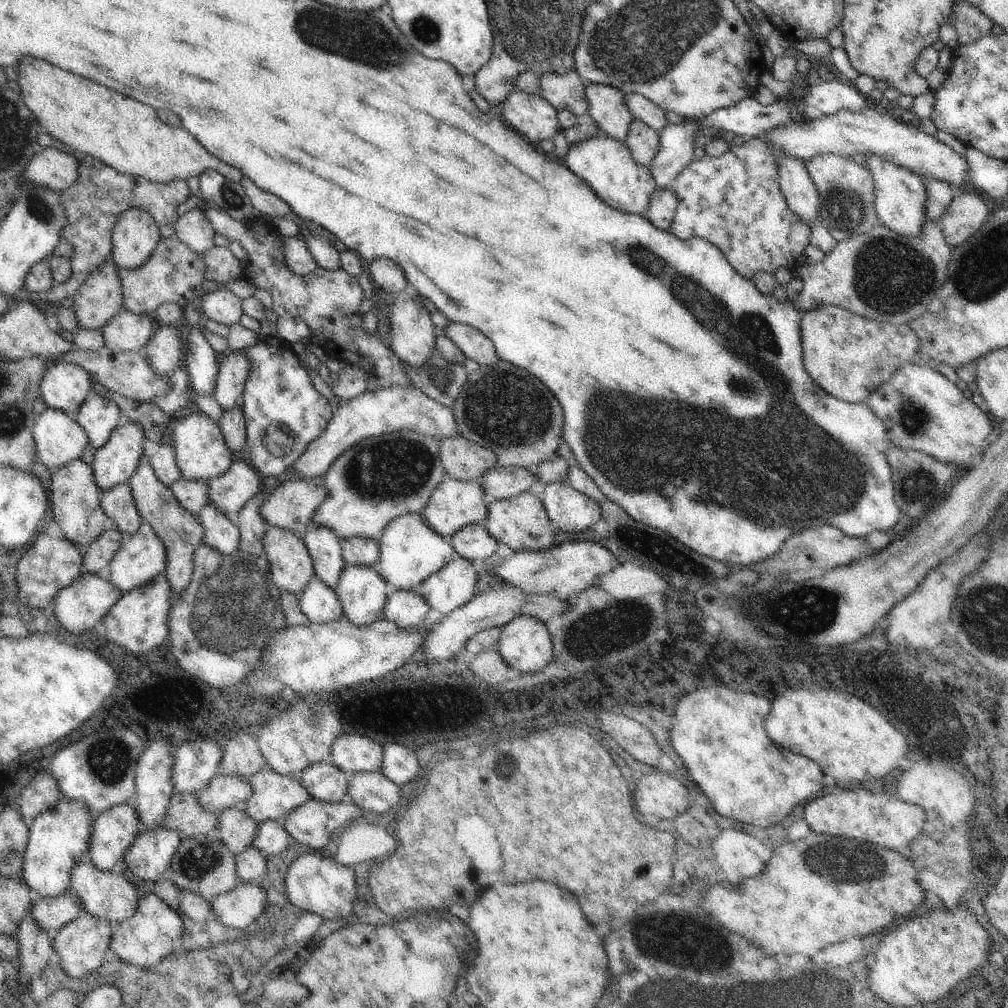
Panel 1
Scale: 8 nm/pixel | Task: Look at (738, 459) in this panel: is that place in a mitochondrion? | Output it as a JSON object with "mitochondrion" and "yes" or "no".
{"mitochondrion":"yes"}

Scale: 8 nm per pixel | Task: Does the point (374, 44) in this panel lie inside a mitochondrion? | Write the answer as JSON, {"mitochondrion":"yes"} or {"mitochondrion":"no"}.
{"mitochondrion":"yes"}

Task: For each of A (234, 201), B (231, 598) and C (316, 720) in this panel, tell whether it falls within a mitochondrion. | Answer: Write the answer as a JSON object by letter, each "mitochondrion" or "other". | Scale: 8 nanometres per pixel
{"A":"mitochondrion","B":"mitochondrion","C":"mitochondrion"}

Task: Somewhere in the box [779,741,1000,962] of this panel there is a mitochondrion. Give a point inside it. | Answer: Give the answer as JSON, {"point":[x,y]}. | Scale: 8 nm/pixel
{"point":[846,863]}

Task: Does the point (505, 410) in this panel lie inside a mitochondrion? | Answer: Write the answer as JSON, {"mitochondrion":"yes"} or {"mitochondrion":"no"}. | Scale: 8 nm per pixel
{"mitochondrion":"yes"}

